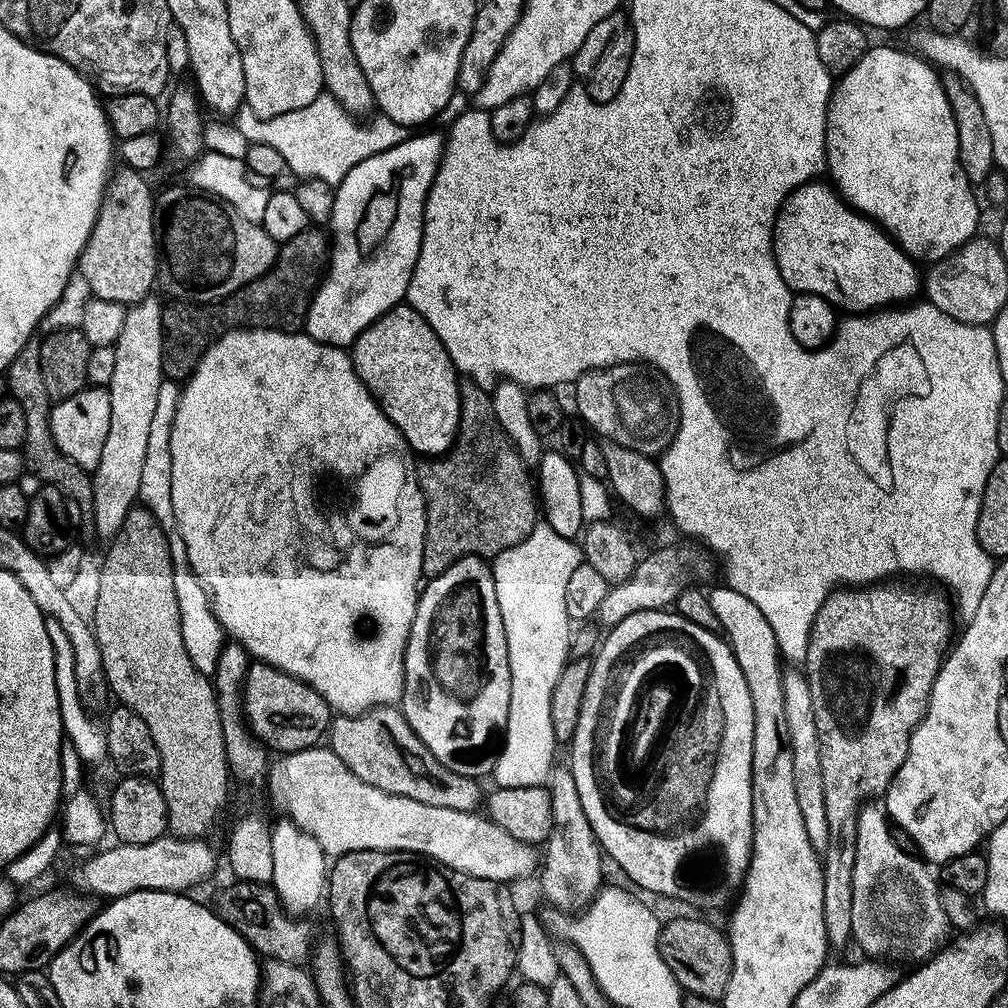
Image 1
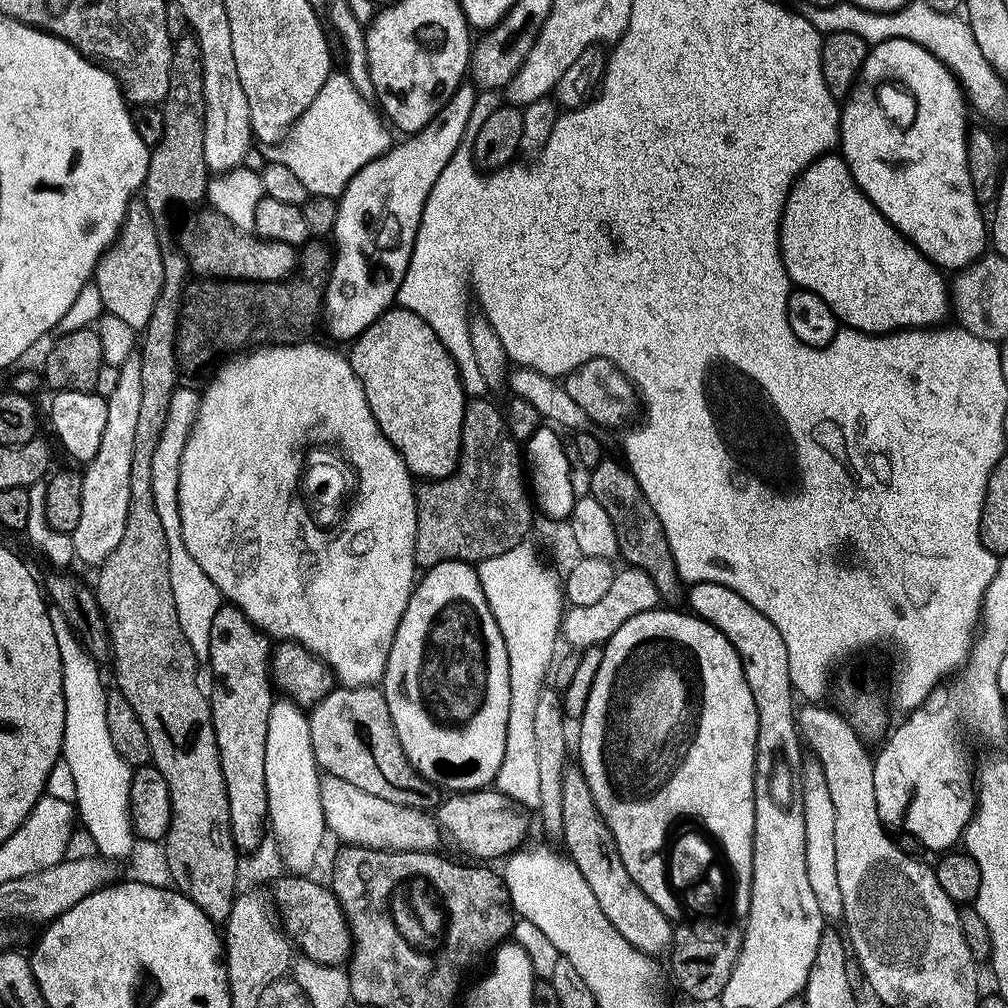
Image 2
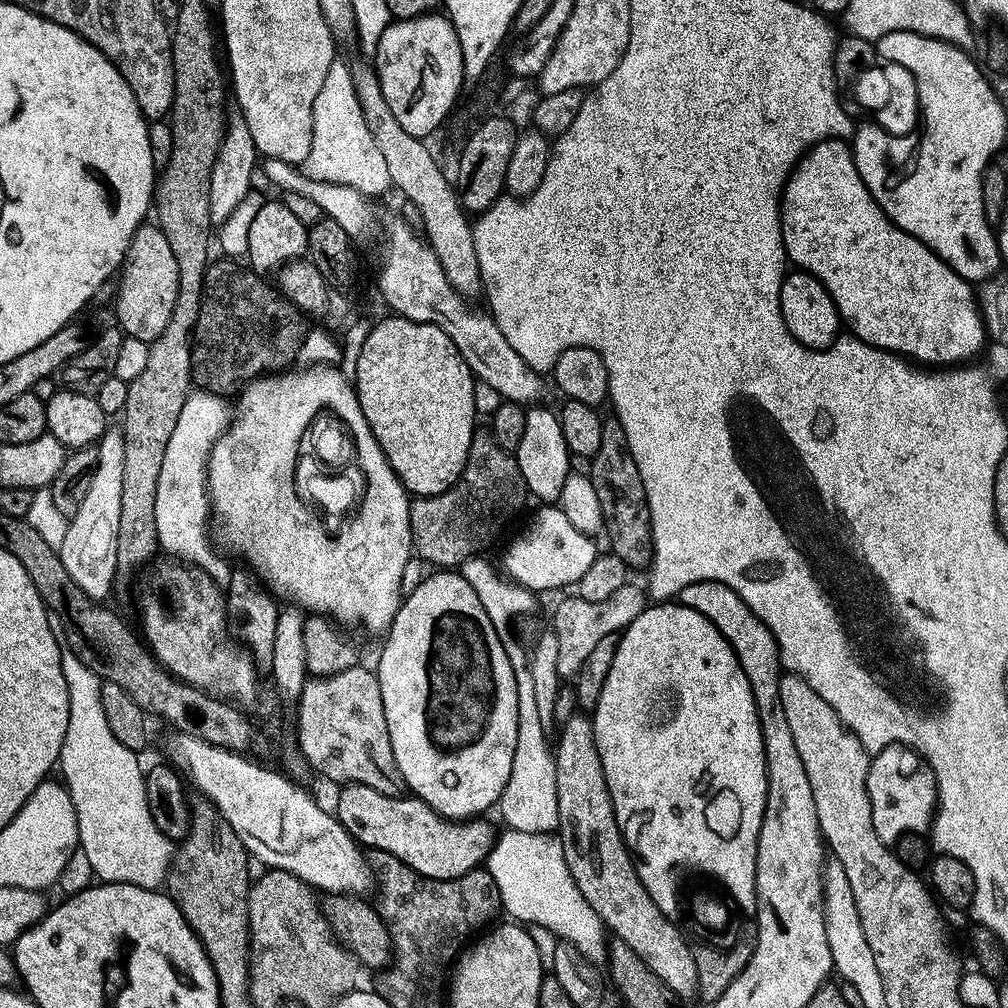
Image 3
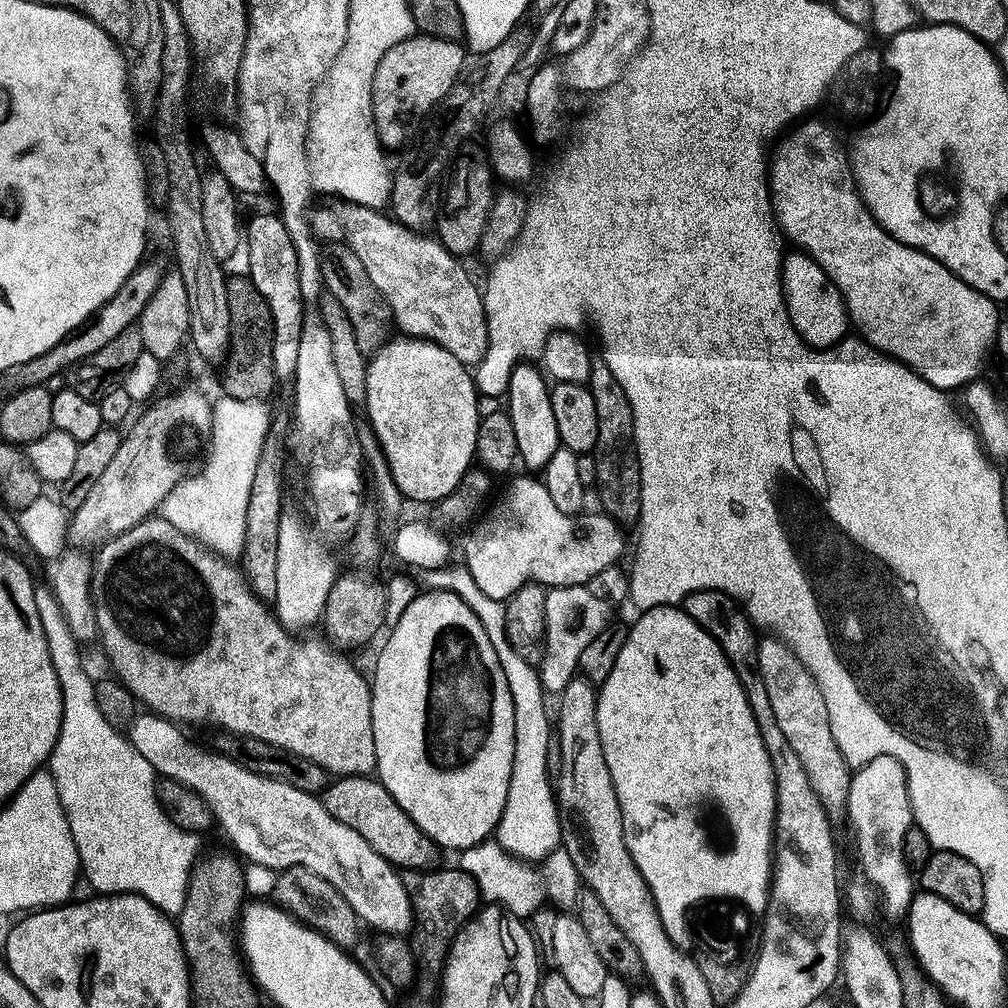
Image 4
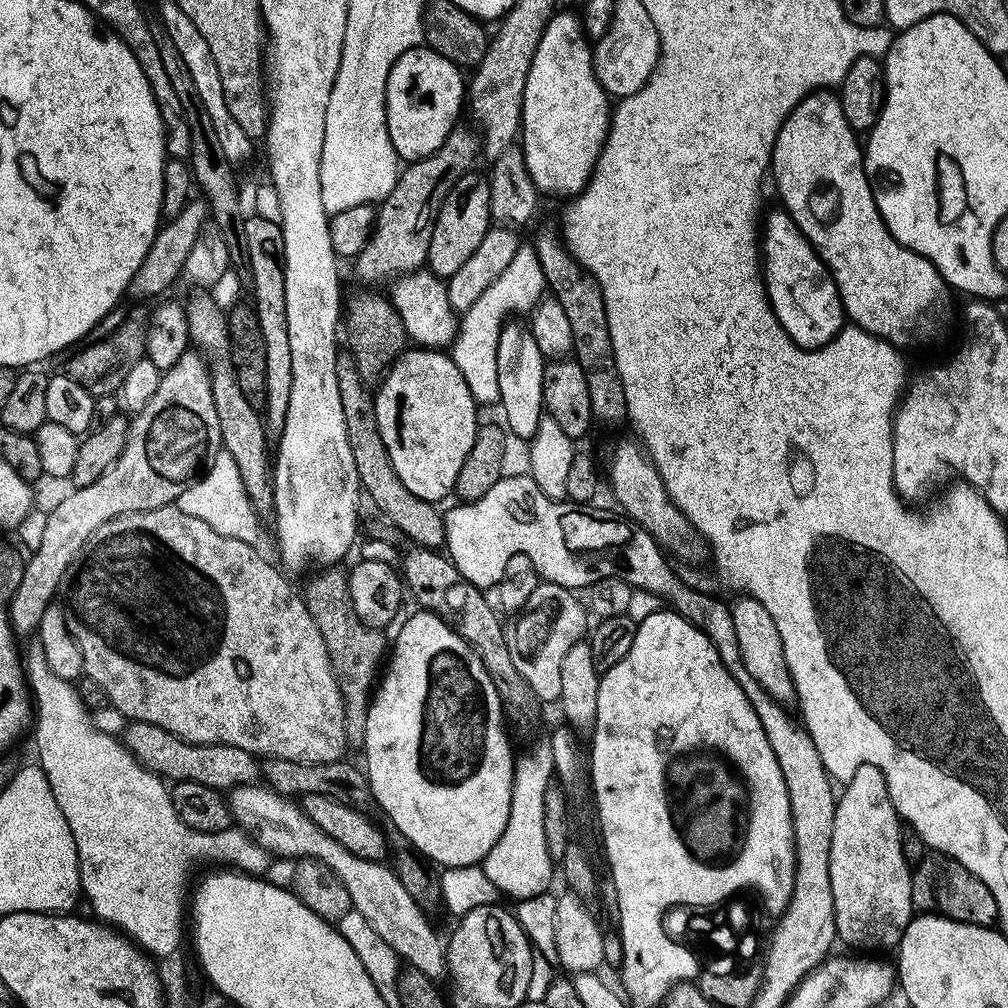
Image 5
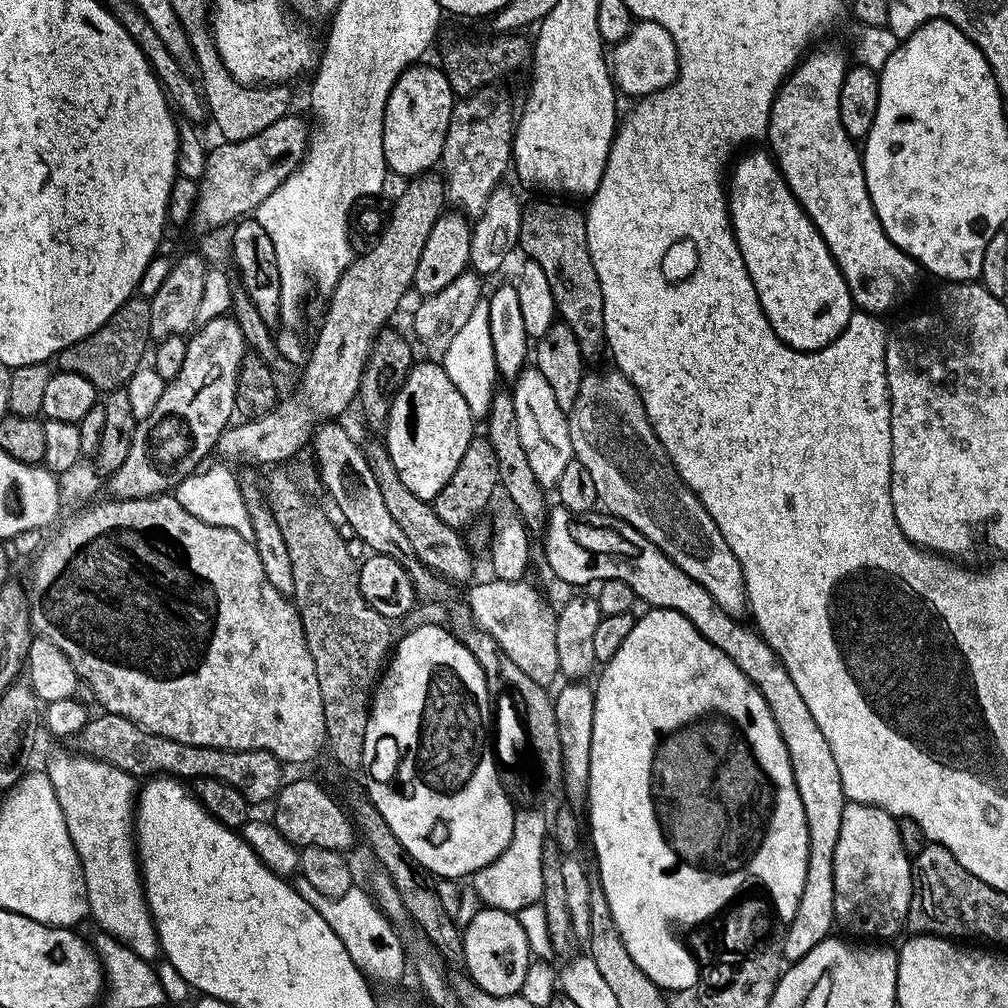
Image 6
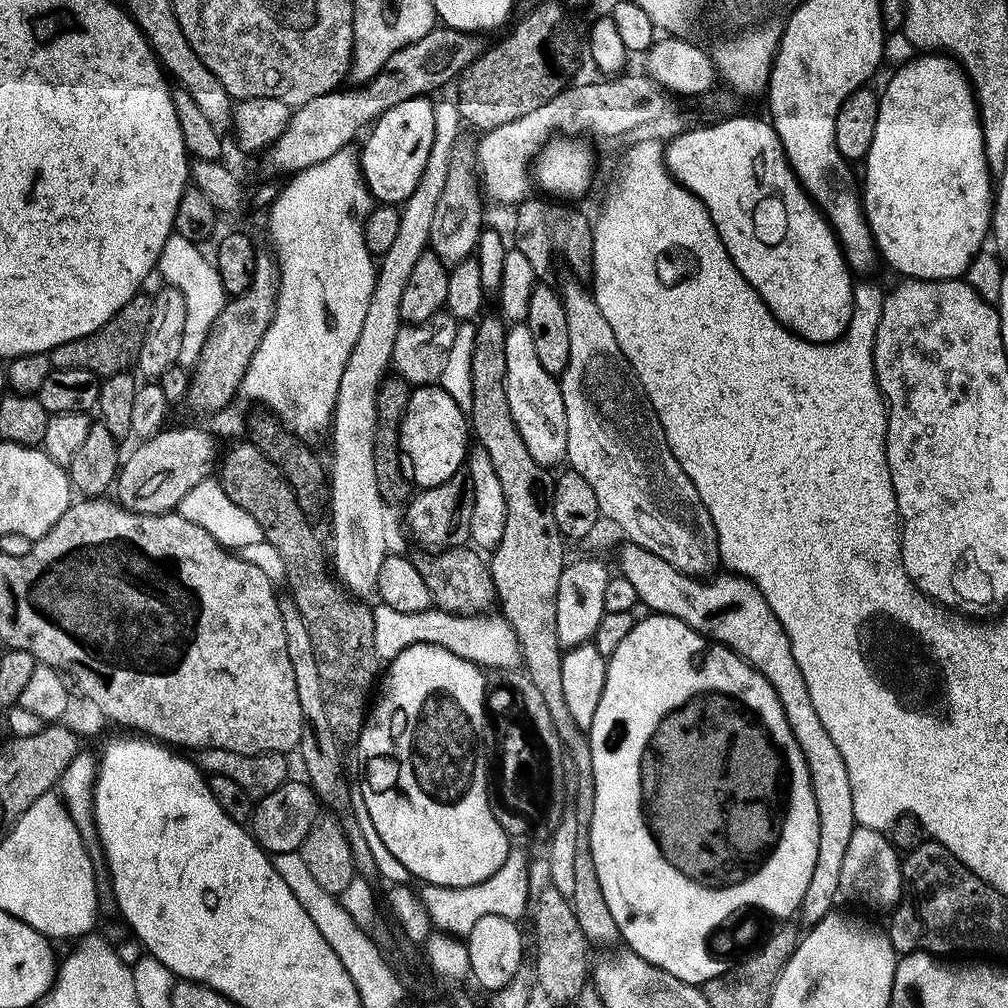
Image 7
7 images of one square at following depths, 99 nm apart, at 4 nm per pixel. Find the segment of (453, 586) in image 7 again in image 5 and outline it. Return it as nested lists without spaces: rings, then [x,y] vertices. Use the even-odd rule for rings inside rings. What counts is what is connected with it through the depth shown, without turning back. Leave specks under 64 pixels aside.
[[[344,350],[337,355],[336,373],[338,374],[338,398],[342,398],[342,418],[346,418],[346,434],[350,438],[350,450],[354,454],[354,466],[358,466],[358,478],[360,487],[368,496],[384,511],[384,516],[404,535],[409,536],[409,541],[420,545],[424,549],[440,550],[445,547],[444,543],[444,518],[439,508],[433,501],[418,498],[418,494],[410,494],[406,486],[402,486],[402,478],[394,470],[390,462],[390,454],[382,442],[382,434],[378,434],[378,422],[376,421],[376,401],[369,385],[358,374],[358,366],[354,362],[352,353]]]

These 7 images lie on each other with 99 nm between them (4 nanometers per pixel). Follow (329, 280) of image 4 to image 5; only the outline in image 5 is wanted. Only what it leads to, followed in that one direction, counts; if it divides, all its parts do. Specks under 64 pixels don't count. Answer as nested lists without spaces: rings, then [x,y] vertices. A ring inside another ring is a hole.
[[[360,290],[352,297],[347,297],[346,307],[342,312],[342,320],[348,324],[347,351],[352,353],[354,362],[358,366],[358,374],[369,386],[379,385],[384,379],[392,363],[397,360],[401,352],[405,351],[409,343],[408,331],[404,329],[402,318],[387,295],[378,296],[374,290]]]

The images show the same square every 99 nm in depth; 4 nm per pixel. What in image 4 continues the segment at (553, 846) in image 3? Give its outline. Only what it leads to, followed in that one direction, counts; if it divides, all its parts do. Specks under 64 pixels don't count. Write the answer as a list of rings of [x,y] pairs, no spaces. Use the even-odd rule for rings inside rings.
[[[487,840],[475,844],[474,847],[465,848],[459,856],[460,870],[474,877],[481,895],[487,901],[498,903],[509,913],[521,918],[531,917],[535,911],[547,903],[545,900],[550,900],[549,903],[558,908],[573,907],[577,903],[578,894],[582,888],[577,868],[571,861],[569,852],[563,848],[550,853],[538,865],[512,857],[495,840]]]

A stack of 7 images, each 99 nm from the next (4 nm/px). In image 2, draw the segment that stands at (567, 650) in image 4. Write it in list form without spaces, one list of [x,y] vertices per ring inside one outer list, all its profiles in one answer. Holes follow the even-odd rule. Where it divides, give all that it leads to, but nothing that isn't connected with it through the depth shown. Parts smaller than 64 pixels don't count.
[[[624,566],[617,571],[614,583],[610,585],[610,591],[590,606],[571,606],[565,611],[560,622],[560,634],[563,643],[568,643],[567,647],[572,650],[583,650],[596,645],[604,645],[607,640],[614,634],[614,630],[618,630],[618,626],[622,626],[622,622],[626,622],[626,618],[632,618],[634,614],[642,614],[643,611],[657,607],[661,603],[662,597],[656,587],[654,578],[648,572],[640,568]]]

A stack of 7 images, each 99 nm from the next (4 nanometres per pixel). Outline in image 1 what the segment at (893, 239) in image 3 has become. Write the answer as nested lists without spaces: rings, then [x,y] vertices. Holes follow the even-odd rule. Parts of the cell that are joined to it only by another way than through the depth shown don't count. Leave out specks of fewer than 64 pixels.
[[[809,180],[795,188],[784,199],[772,231],[774,258],[788,289],[818,294],[844,314],[874,312],[915,301],[922,292],[917,261],[876,221],[856,211],[831,183],[822,181]]]

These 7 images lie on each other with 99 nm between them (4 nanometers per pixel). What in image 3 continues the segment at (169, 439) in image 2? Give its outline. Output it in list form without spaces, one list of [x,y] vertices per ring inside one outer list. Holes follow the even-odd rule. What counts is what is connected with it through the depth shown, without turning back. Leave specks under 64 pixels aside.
[[[189,392],[186,406],[182,406],[182,414],[178,414],[178,422],[174,425],[165,457],[162,458],[155,495],[155,524],[158,526],[159,536],[157,545],[161,551],[169,557],[183,559],[185,563],[203,569],[219,584],[227,583],[230,568],[227,568],[217,552],[212,550],[206,534],[205,524],[210,520],[207,471],[213,446],[224,433],[225,427],[226,404],[221,397],[215,396],[212,392]],[[212,408],[216,408],[216,412],[212,412]]]

